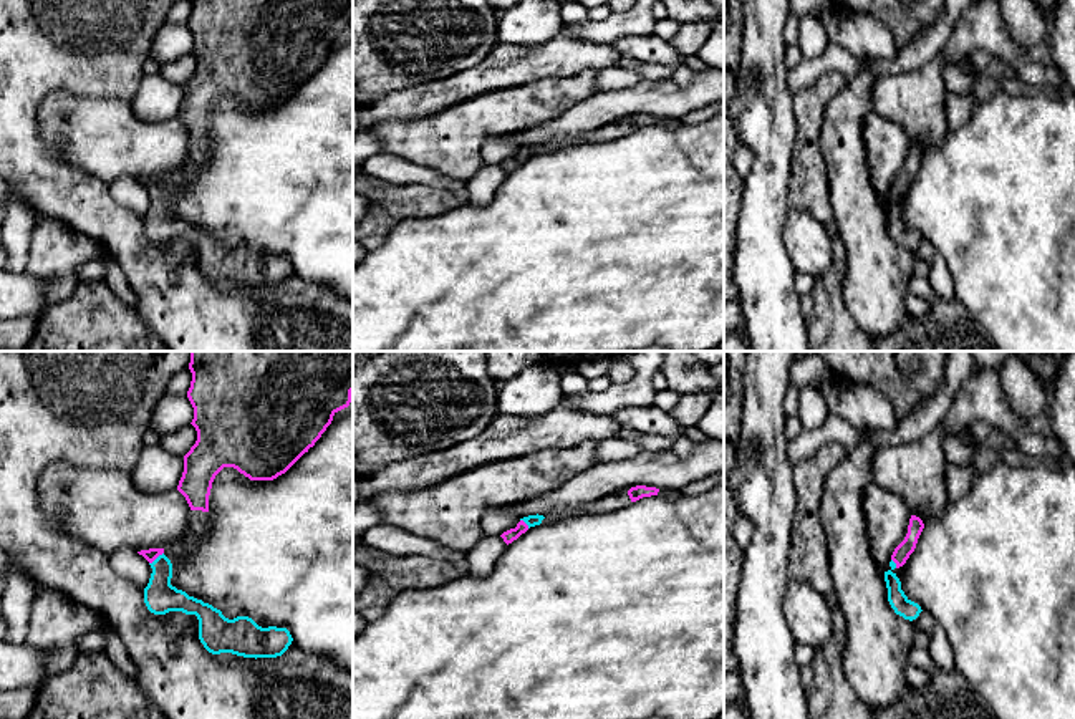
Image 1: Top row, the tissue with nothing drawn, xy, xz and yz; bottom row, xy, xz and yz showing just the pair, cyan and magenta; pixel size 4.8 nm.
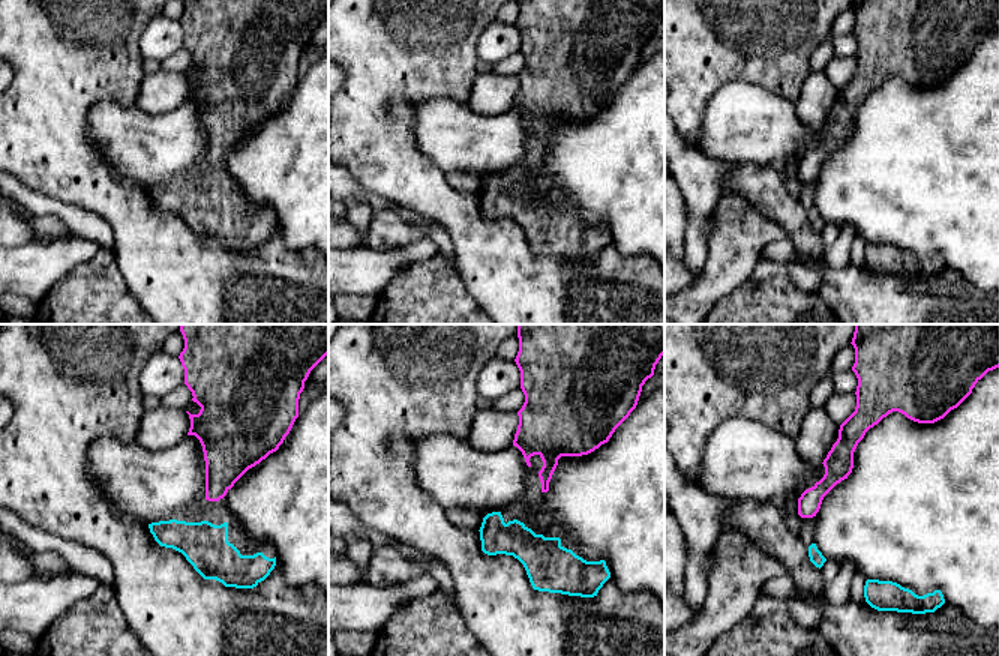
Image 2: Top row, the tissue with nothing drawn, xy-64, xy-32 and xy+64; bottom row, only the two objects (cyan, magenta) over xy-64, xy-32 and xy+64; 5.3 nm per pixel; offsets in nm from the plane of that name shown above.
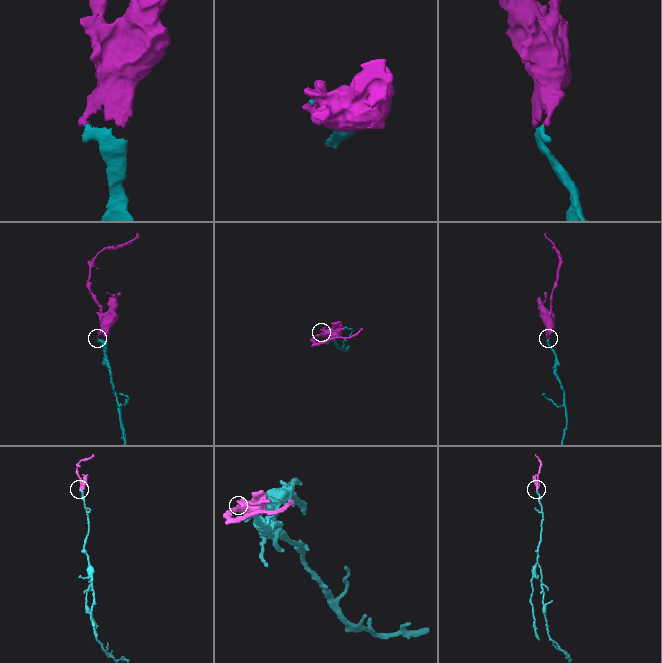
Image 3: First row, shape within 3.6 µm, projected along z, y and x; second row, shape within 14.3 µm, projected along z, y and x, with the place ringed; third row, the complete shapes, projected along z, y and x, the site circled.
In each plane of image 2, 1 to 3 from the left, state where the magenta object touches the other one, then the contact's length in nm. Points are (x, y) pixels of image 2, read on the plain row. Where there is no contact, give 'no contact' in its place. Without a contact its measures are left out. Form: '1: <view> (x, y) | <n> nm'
1: no contact
2: no contact
3: no contact

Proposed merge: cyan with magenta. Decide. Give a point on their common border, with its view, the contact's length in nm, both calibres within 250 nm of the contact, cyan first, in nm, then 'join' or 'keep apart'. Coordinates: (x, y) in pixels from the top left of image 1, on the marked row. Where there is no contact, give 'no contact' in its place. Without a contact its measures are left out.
xy (158, 557) | 90 nm | 160/60 nm | join

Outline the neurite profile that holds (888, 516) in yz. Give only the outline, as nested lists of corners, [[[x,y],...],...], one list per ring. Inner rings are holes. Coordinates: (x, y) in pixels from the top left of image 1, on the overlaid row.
[[[870,484],[865,492],[863,509],[873,560],[881,572],[886,572],[894,548],[908,533],[909,505],[899,495]]]

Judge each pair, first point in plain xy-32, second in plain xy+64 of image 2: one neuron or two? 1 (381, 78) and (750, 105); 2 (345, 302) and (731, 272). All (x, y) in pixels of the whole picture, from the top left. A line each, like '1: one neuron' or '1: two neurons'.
1: two neurons
2: one neuron

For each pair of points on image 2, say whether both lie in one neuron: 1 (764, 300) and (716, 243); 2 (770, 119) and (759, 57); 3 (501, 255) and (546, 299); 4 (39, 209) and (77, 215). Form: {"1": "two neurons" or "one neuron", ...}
{"1": "two neurons", "2": "two neurons", "3": "one neuron", "4": "one neuron"}

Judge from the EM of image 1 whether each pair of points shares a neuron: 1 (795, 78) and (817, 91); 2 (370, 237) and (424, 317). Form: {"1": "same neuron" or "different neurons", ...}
{"1": "different neurons", "2": "different neurons"}

